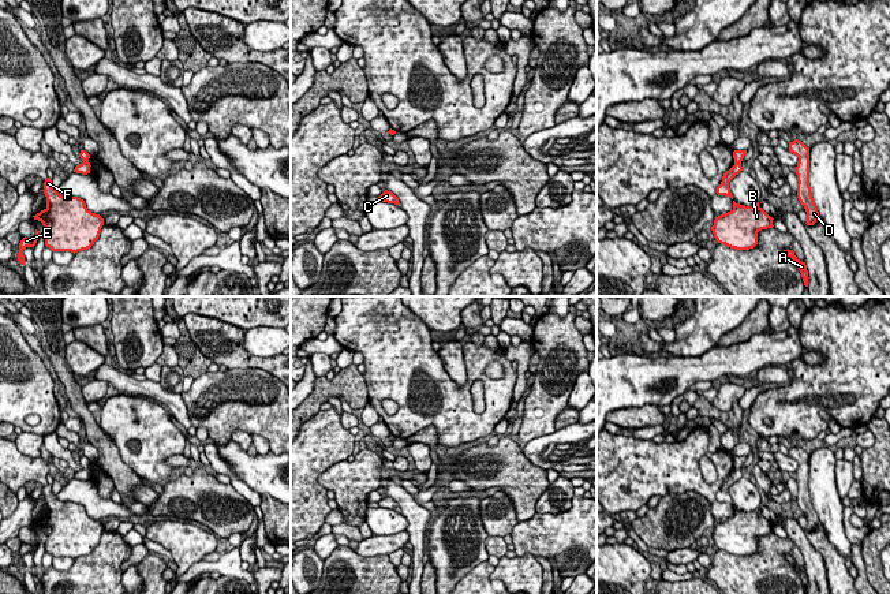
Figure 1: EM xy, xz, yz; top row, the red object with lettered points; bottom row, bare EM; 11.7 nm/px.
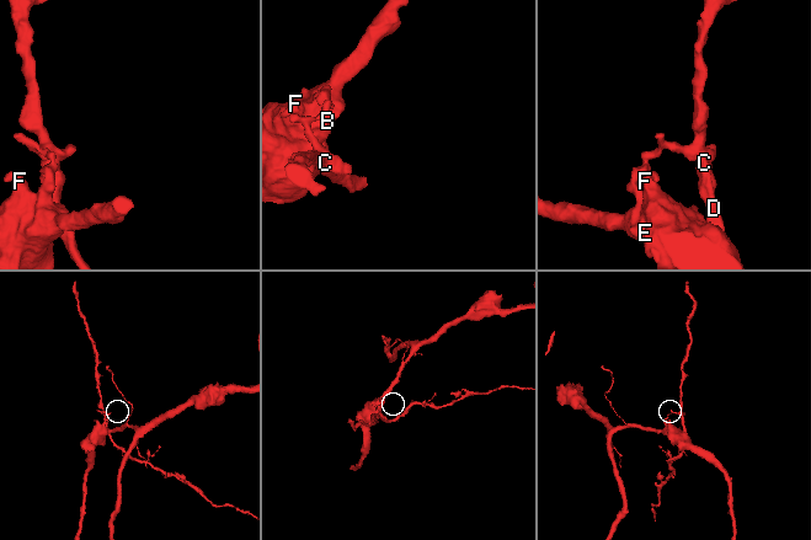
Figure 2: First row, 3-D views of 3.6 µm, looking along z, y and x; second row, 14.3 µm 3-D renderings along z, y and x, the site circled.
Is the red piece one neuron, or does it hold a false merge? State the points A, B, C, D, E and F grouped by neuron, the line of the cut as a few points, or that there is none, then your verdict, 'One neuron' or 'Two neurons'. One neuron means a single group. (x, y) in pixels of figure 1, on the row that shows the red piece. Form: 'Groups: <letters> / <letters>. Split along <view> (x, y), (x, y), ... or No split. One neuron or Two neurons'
Groups: A B E F / C D. Split along yz (735, 161), (740, 163). Two neurons

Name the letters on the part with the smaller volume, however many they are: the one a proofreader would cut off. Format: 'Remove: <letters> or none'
Remove: C, D

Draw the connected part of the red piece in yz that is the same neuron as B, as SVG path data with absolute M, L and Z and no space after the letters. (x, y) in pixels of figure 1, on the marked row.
M733 201L733 209L718 216L711 227L717 242L736 250L753 249L758 244L758 232L774 227L774 218L759 205L744 206Z

